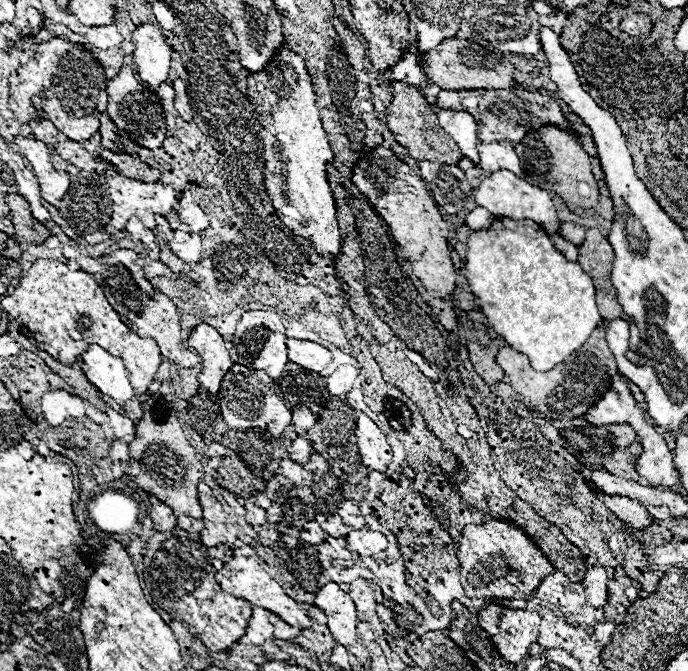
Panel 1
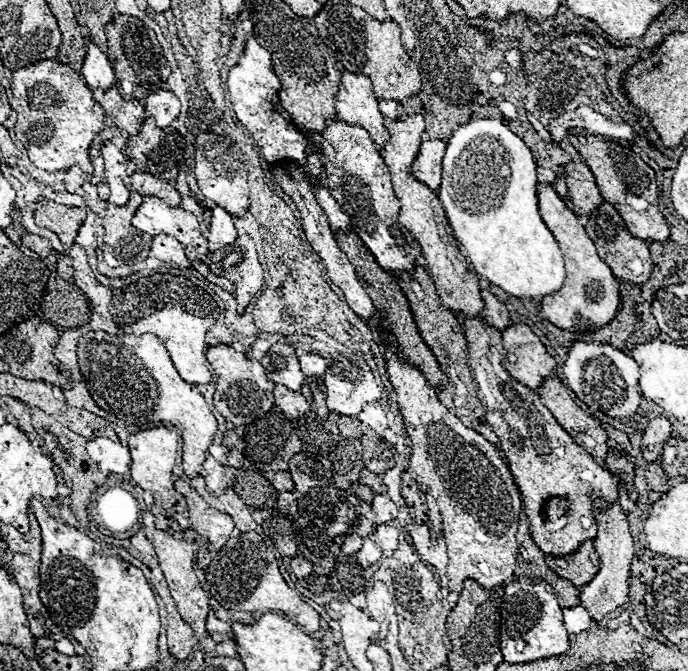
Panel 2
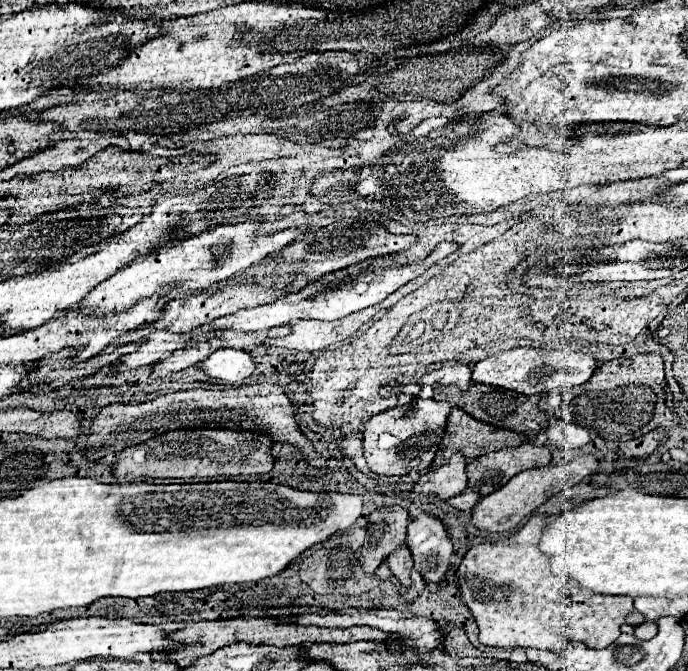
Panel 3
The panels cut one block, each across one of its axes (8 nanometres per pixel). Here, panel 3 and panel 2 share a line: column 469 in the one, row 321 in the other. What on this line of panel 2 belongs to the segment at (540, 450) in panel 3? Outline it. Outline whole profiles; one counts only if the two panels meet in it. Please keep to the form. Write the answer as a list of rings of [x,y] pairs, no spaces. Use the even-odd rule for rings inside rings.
[[[466,318],[462,326],[464,326],[466,342],[468,342],[468,366],[472,370],[474,382],[476,382],[478,398],[484,404],[488,424],[500,438],[502,452],[506,454],[508,466],[510,466],[510,470],[516,478],[516,484],[520,488],[532,538],[544,554],[552,554],[552,556],[574,554],[582,542],[596,538],[596,520],[592,516],[594,506],[592,506],[592,498],[590,498],[592,492],[600,492],[604,498],[614,500],[618,496],[618,478],[612,476],[608,470],[600,468],[594,462],[592,454],[588,454],[584,448],[580,448],[568,436],[568,432],[556,422],[556,418],[552,418],[550,410],[542,404],[536,390],[526,388],[524,384],[520,384],[516,378],[512,378],[508,374],[508,370],[504,368],[506,350],[502,346],[502,334],[498,328],[490,326],[486,320],[472,320],[472,318]]]

